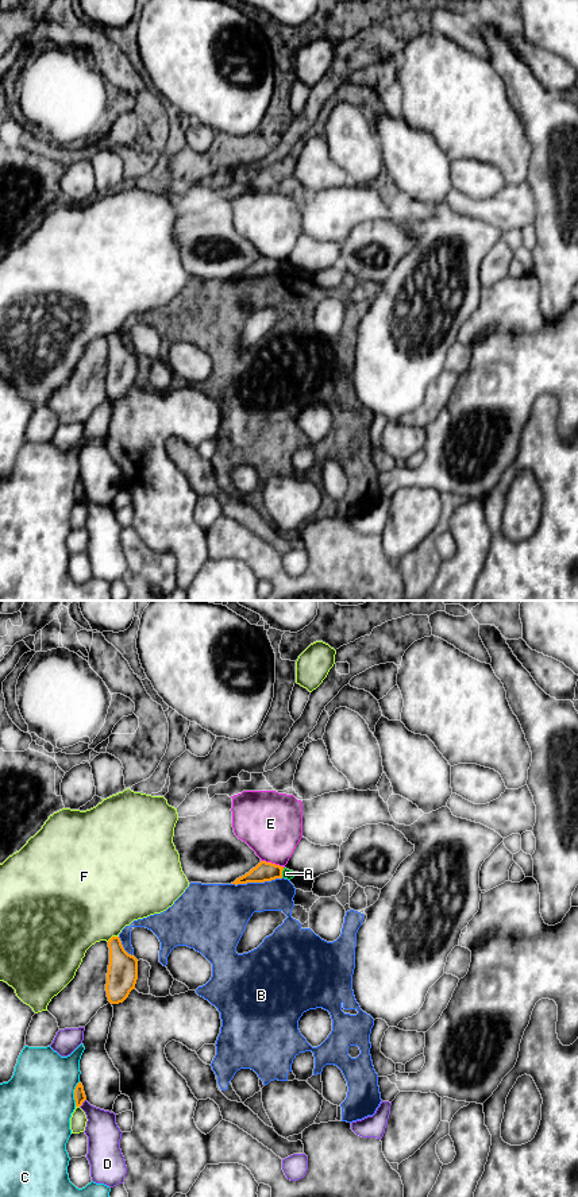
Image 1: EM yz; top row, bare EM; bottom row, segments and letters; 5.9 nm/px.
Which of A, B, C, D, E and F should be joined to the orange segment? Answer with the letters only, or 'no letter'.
no letter

